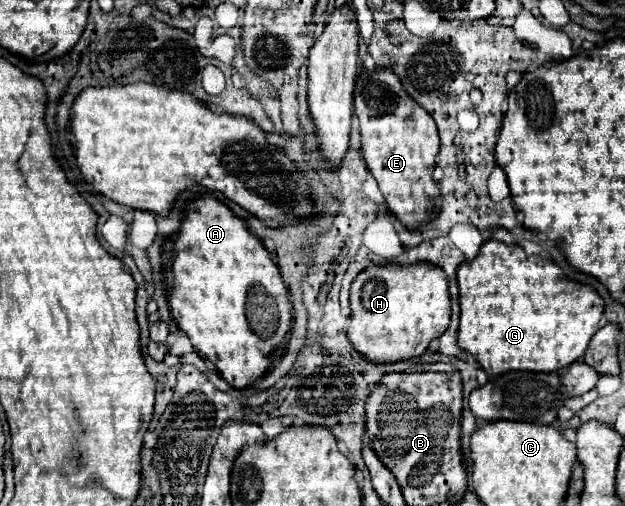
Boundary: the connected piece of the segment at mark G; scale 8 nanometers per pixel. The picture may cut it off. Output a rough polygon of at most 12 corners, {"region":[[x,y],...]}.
{"region":[[519,244],[459,266],[457,342],[489,378],[577,362],[605,306]]}

